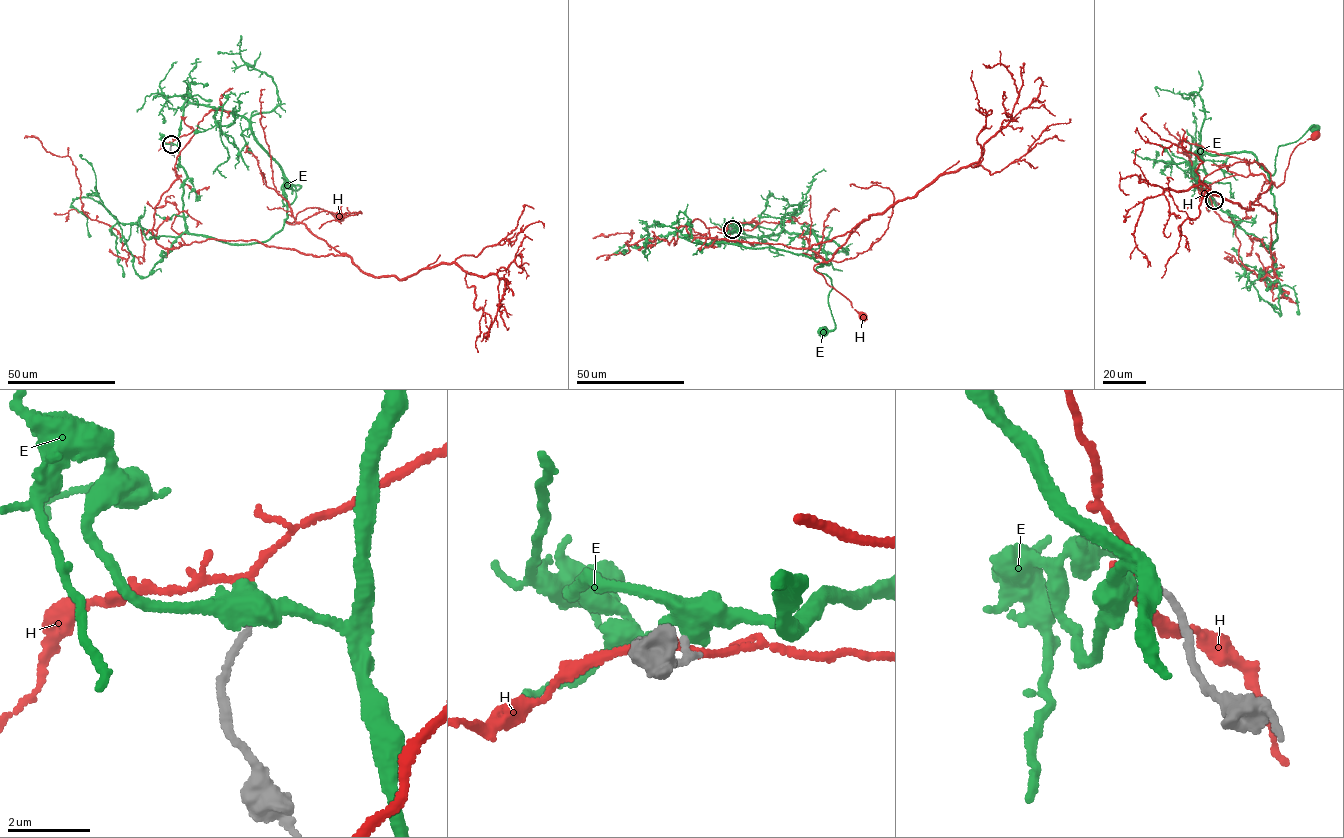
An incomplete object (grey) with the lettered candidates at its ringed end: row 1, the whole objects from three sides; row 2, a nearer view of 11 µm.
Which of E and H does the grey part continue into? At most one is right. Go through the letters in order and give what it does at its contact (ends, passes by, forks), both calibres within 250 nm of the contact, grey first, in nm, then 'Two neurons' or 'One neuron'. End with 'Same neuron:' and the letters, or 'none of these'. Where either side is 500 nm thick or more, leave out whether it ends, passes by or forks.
E: It passes by. Thickness 200 nm (grey) against 440 nm. Two neurons
H: It passes by. Thickness 220 nm (grey) against 110 nm. One neuron
Same neuron: H

